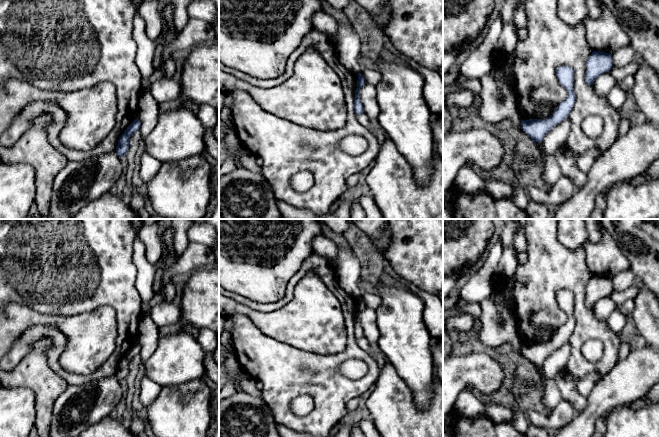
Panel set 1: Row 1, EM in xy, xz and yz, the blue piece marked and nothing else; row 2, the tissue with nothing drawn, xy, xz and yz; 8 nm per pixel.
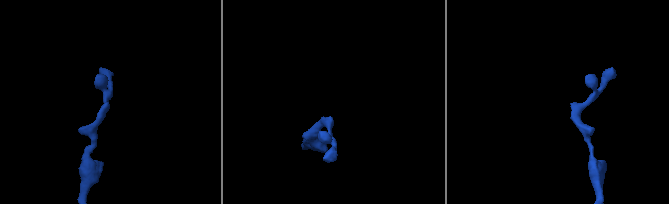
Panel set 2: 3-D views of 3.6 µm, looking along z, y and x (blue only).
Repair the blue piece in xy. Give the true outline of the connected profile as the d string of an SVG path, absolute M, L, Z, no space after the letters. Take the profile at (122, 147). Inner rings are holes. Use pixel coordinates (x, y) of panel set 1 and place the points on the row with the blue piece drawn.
M137 118L135 119L124 131L124 133L121 135L121 137L118 140L118 144L116 147L116 153L121 158L122 156L125 156L129 149L129 140L130 137L141 127L141 122Z

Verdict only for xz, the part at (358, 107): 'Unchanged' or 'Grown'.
Unchanged

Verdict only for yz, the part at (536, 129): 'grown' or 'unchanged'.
unchanged

